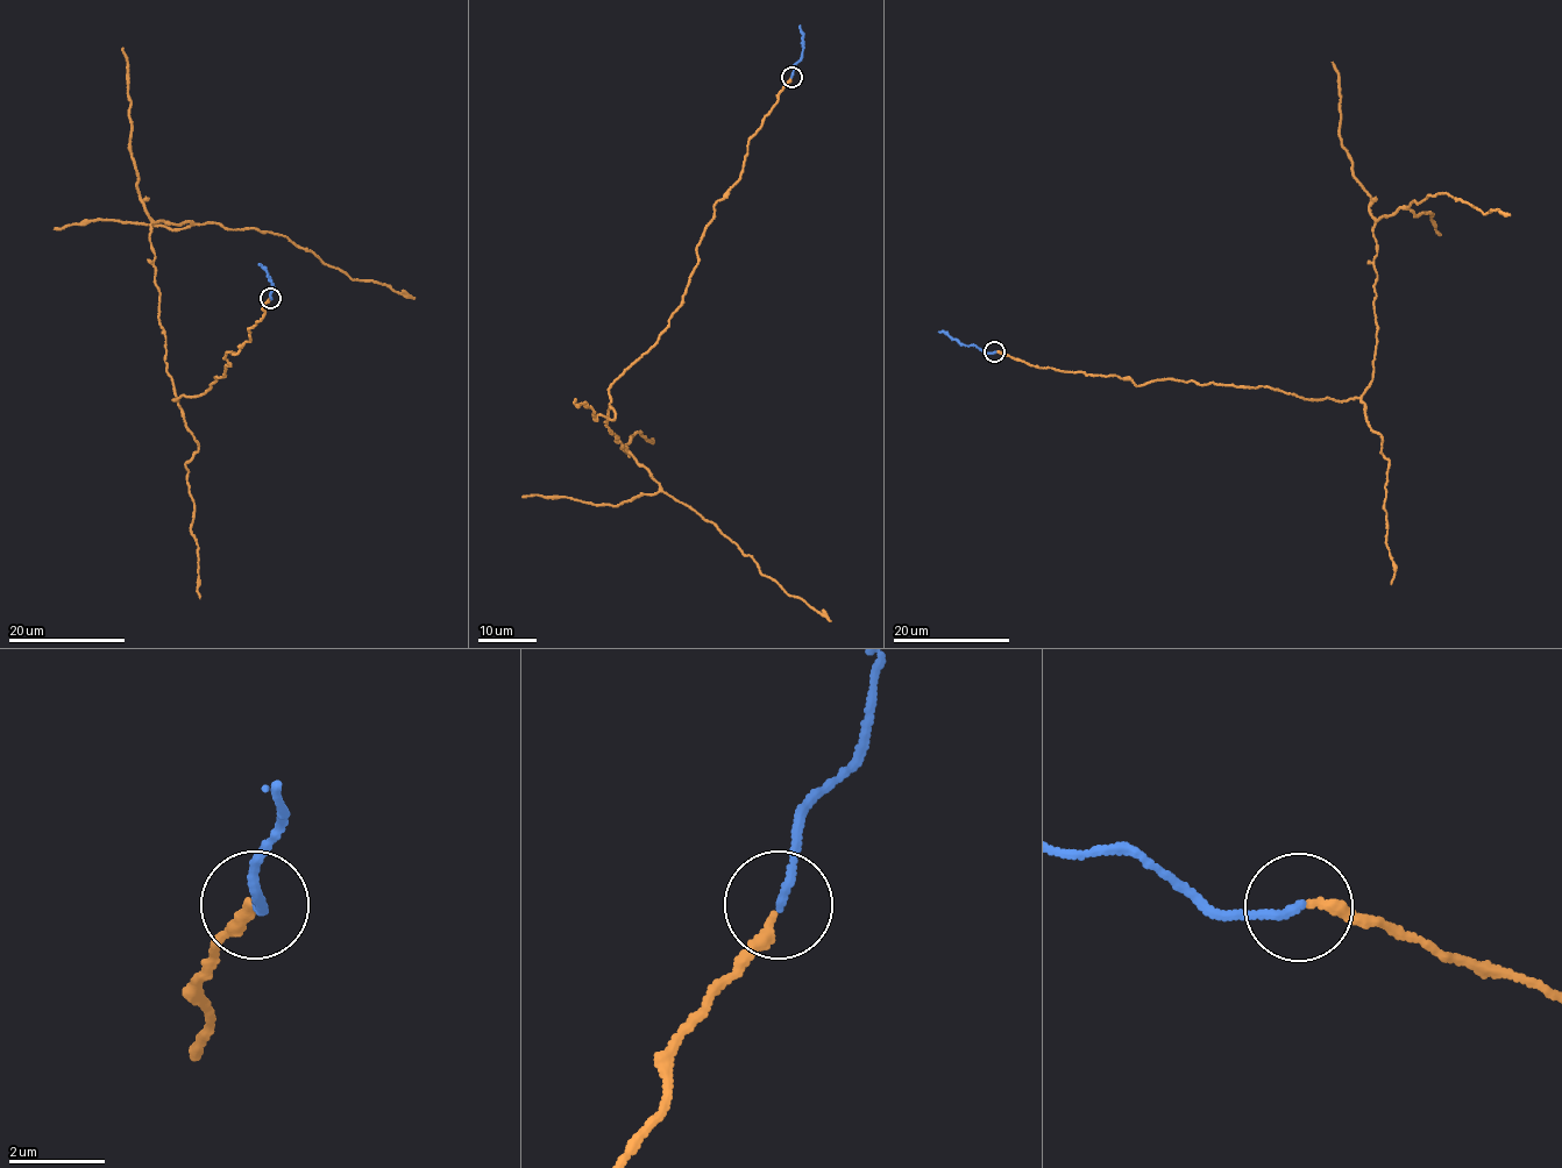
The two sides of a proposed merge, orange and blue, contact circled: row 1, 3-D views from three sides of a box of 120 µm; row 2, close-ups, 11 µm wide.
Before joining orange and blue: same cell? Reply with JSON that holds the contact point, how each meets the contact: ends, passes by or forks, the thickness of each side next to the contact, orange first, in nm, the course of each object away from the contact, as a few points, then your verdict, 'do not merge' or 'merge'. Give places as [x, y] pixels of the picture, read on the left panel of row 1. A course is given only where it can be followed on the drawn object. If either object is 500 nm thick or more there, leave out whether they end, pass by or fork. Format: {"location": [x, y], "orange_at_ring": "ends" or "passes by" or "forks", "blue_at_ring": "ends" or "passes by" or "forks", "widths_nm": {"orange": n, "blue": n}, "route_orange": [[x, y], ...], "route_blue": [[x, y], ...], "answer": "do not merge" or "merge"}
{"location": [270, 298], "orange_at_ring": "ends", "blue_at_ring": "ends", "widths_nm": {"orange": 240, "blue": 150}, "route_orange": [[269, 298], [250, 341], [224, 357], [225, 376], [175, 400], [150, 225], [278, 233], [352, 279], [414, 298]], "route_blue": [[270, 298], [275, 287], [258, 263]], "answer": "merge"}

